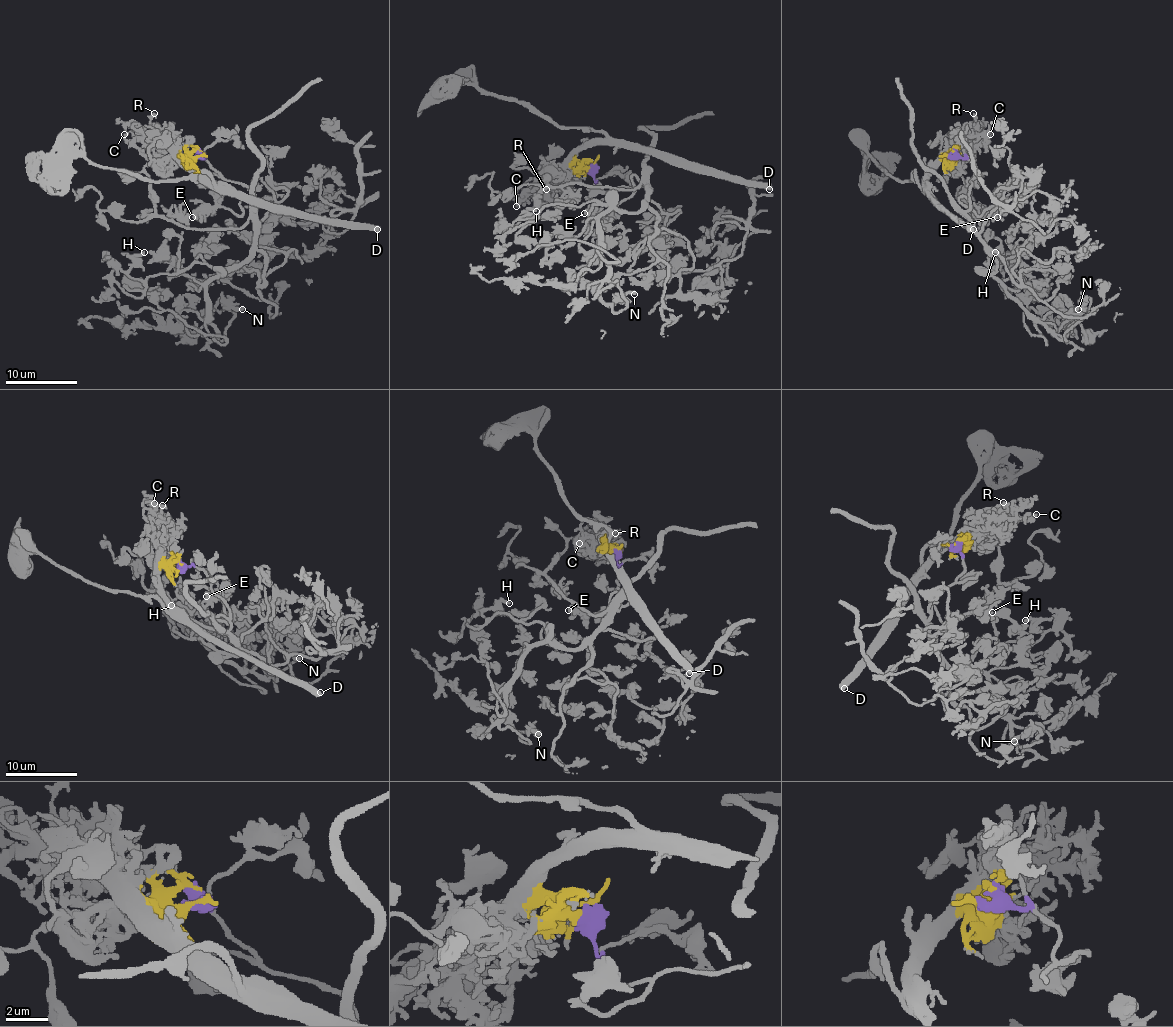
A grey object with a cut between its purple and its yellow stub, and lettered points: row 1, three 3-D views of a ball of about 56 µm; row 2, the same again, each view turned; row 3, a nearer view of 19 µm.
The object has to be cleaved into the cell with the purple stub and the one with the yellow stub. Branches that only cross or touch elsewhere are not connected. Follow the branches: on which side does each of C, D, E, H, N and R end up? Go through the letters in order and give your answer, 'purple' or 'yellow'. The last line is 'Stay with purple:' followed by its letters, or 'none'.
C: yellow
D: yellow
E: purple
H: purple
N: purple
R: yellow
Stay with purple: E, H, N

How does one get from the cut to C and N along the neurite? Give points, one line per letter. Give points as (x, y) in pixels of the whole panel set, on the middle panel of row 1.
C: (591, 164), (568, 164), (560, 172), (546, 175), (517, 200), (515, 206)
N: (591, 164), (602, 191), (647, 182), (638, 211), (598, 218), (625, 307), (607, 305), (634, 294)

